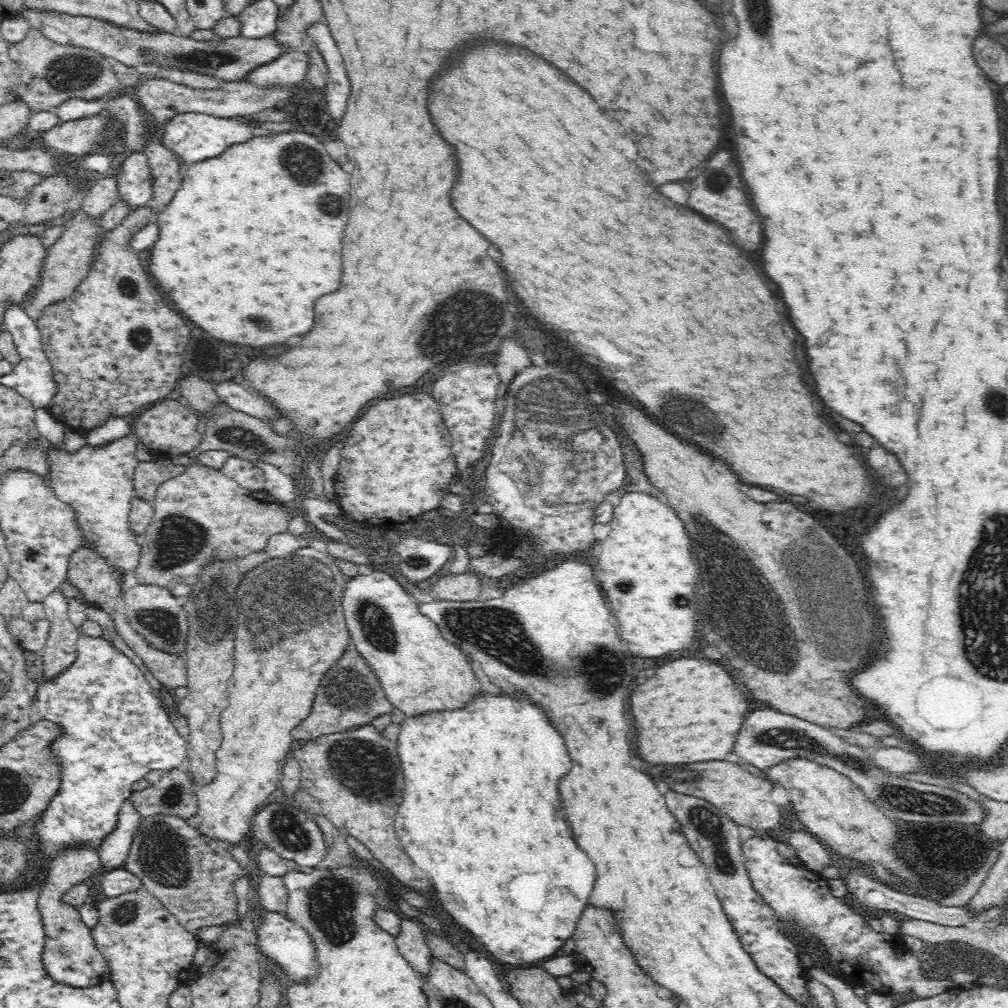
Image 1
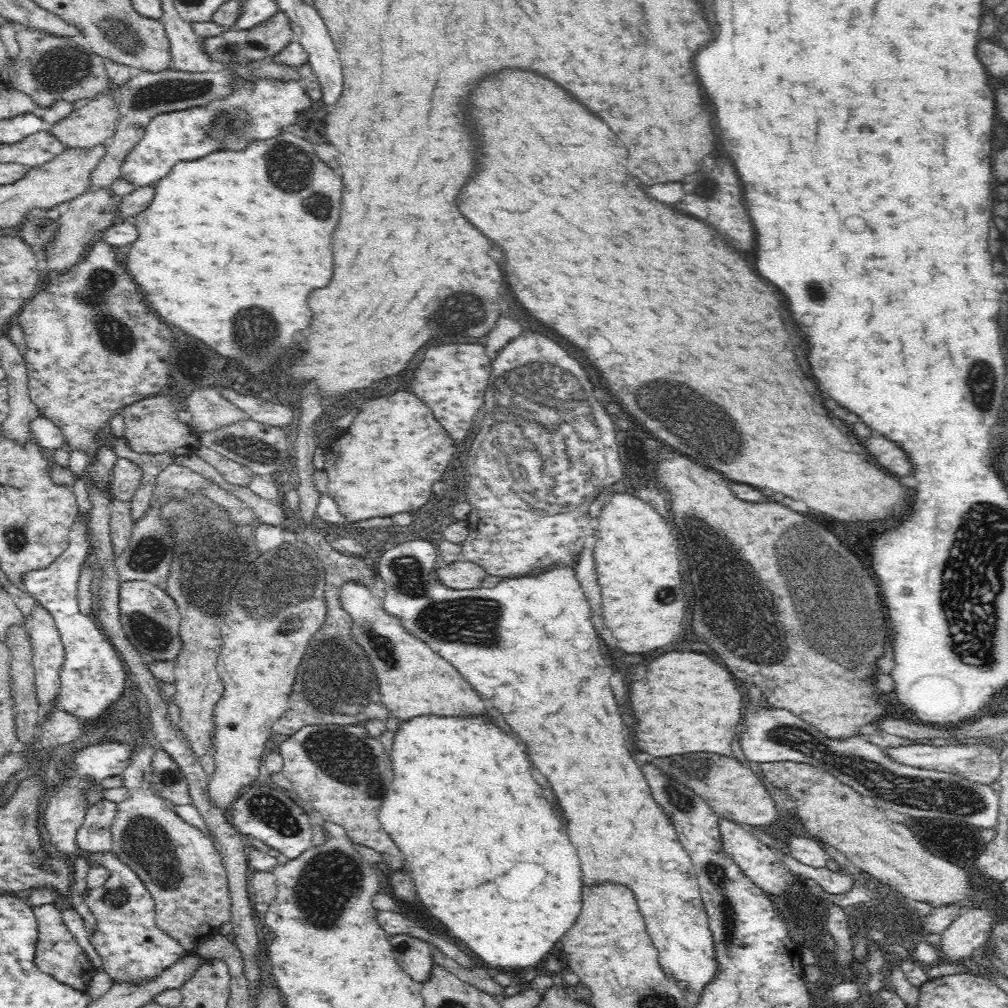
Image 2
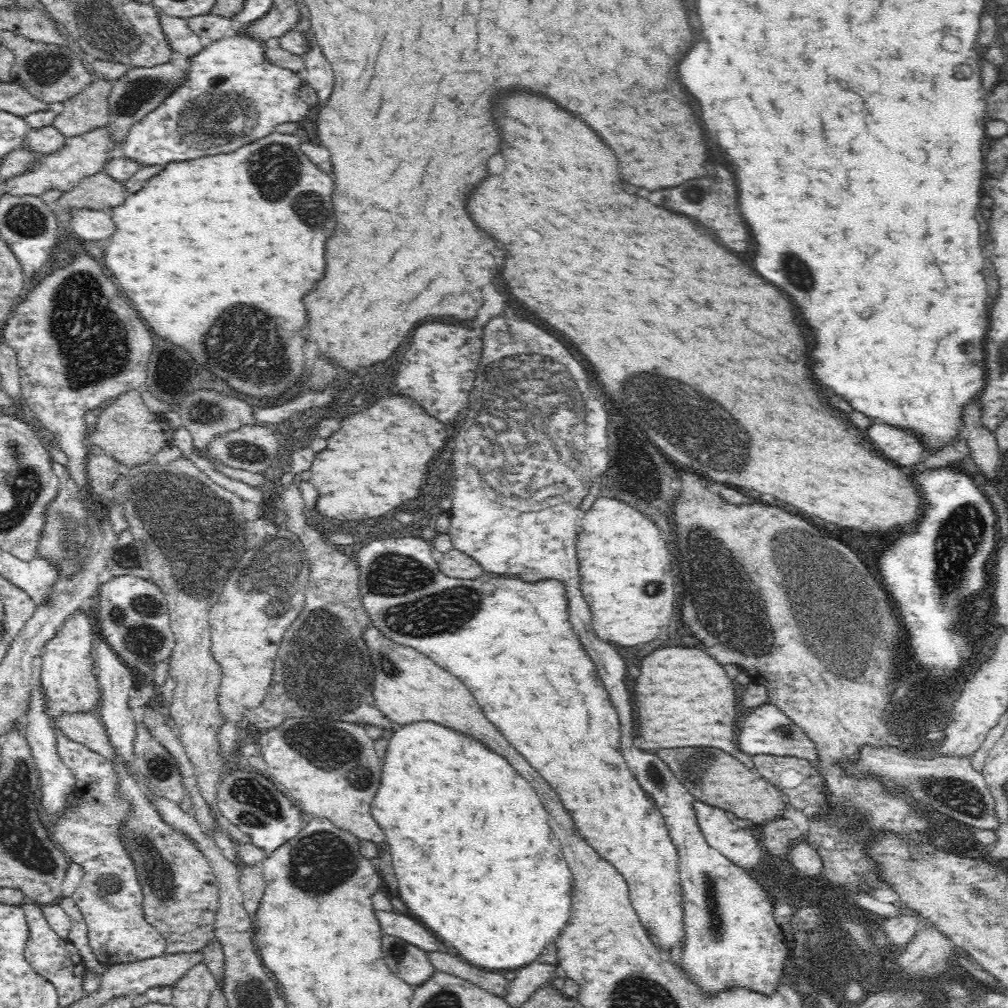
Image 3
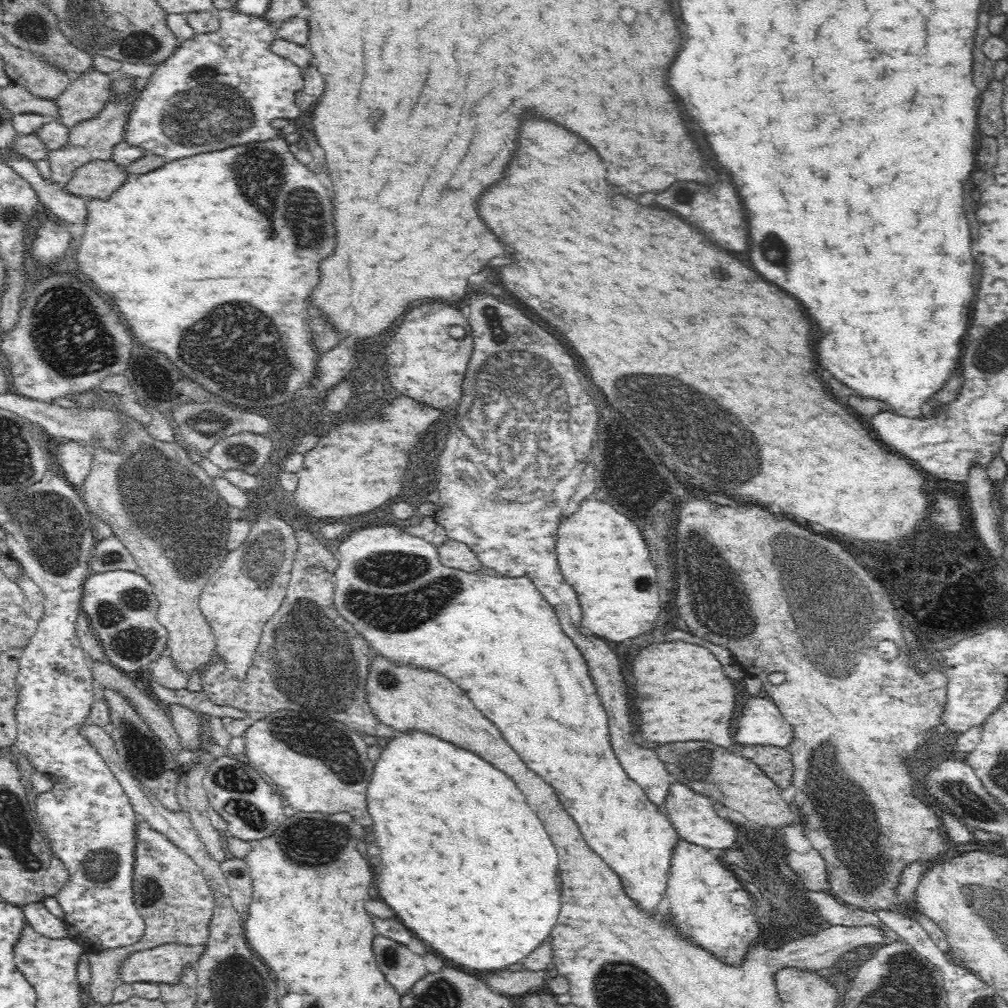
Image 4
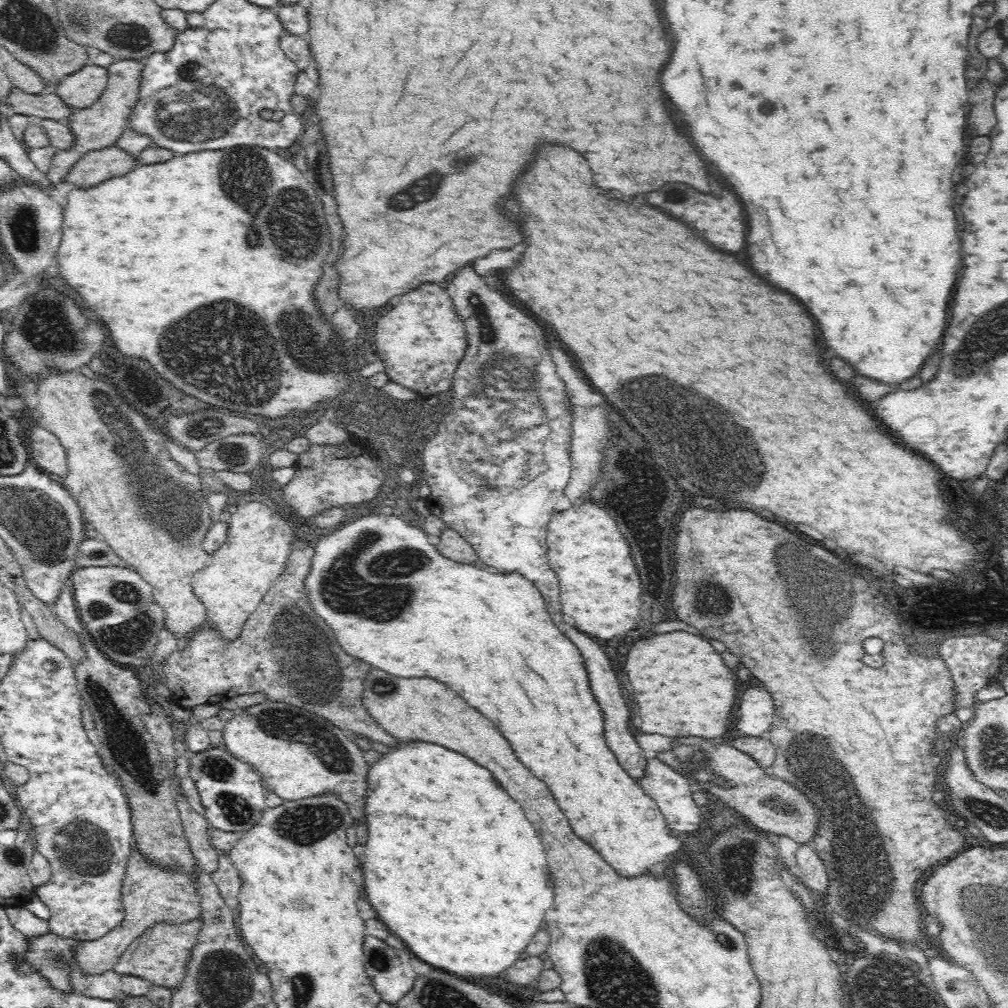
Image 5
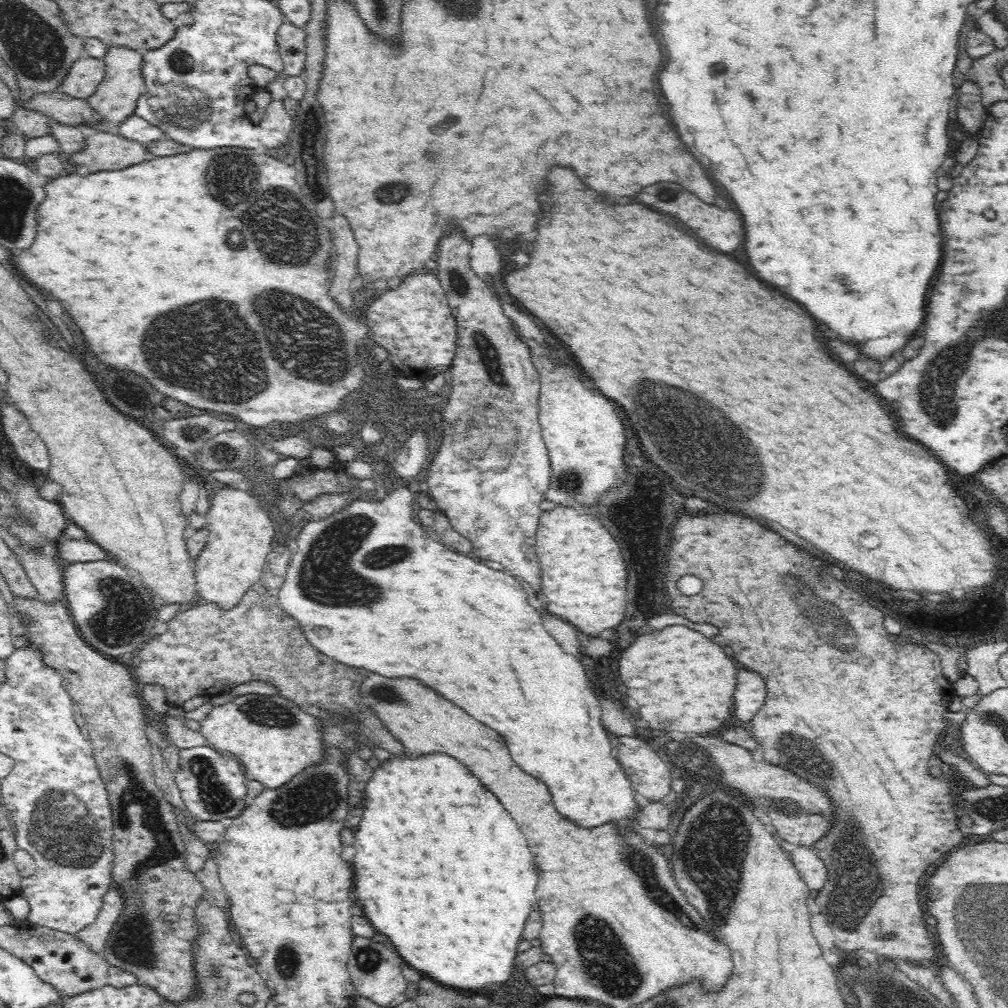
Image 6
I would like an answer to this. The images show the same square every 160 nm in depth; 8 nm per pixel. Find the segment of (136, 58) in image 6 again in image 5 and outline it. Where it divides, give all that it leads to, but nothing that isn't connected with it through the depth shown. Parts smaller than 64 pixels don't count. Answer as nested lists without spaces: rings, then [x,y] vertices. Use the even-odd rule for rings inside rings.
[[[115,59],[107,66],[107,82],[104,90],[101,90],[100,96],[90,106],[75,109],[66,122],[74,133],[74,148],[55,151],[46,172],[48,181],[55,184],[64,180],[68,171],[86,151],[116,144],[122,132],[128,129],[132,110],[139,101],[142,74],[143,60],[141,59]]]

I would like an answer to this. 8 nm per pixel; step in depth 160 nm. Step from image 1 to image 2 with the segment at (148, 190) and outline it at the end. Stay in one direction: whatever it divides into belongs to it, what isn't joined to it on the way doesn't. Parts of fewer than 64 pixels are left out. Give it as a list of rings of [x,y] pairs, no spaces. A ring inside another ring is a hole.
[[[248,61],[222,65],[227,72],[242,73],[231,76],[229,93],[205,105],[190,105],[182,110],[153,116],[144,127],[138,144],[122,161],[121,177],[130,180],[135,187],[154,187],[160,178],[172,170],[175,162],[196,160],[216,150],[244,150],[256,140],[274,138],[284,126],[294,124],[296,118],[312,106],[310,95],[307,94],[308,86],[302,81],[252,75],[247,72],[250,66]]]

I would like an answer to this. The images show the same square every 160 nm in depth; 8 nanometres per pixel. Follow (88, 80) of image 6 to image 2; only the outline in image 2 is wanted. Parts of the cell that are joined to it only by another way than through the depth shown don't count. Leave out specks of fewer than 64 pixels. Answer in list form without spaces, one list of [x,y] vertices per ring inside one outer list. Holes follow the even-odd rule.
[[[110,89],[100,92],[84,106],[72,109],[48,129],[64,146],[104,144],[112,136],[117,118],[117,99]]]

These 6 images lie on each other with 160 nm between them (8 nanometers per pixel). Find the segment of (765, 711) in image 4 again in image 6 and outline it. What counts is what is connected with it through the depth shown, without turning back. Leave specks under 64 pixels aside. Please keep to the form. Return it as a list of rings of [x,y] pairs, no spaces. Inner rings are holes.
[[[740,670],[732,698],[734,698],[734,714],[742,720],[738,723],[745,724],[749,721],[748,718],[752,720],[766,699],[764,678],[760,678],[760,674],[756,674],[754,670]]]

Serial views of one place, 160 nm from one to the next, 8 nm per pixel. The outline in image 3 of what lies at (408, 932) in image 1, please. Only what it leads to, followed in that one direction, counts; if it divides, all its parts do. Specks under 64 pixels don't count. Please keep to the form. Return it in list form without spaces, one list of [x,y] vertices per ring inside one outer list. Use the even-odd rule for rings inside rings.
[[[383,935],[381,951],[389,970],[412,987],[426,983],[435,970],[425,950],[395,936]]]

